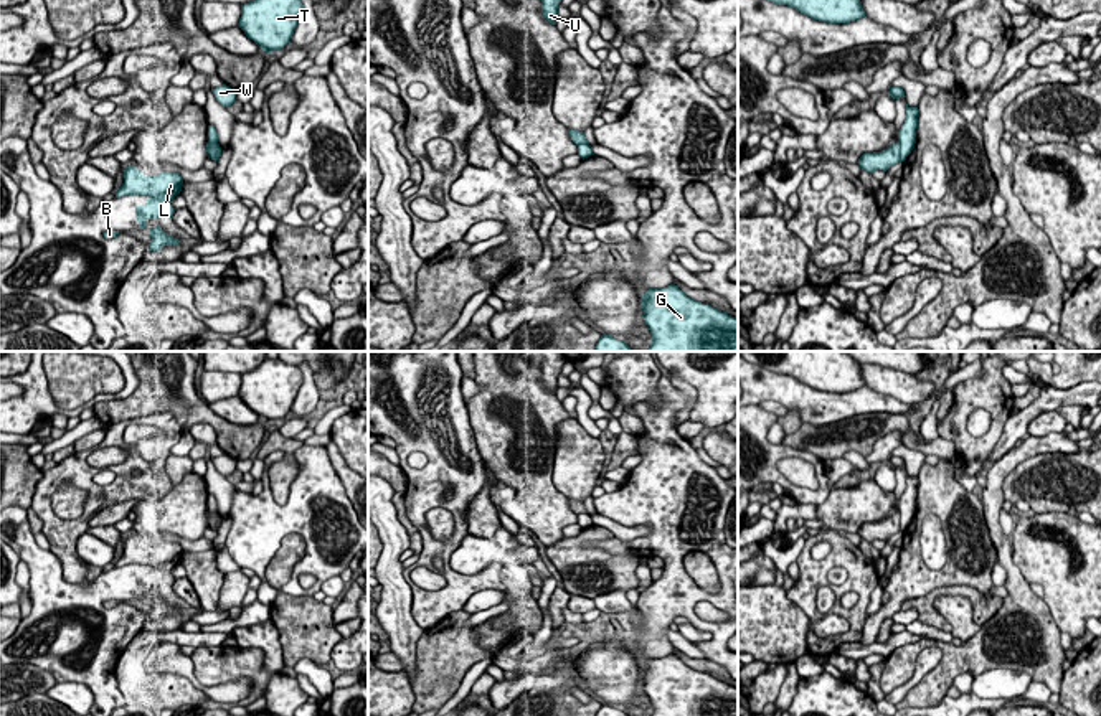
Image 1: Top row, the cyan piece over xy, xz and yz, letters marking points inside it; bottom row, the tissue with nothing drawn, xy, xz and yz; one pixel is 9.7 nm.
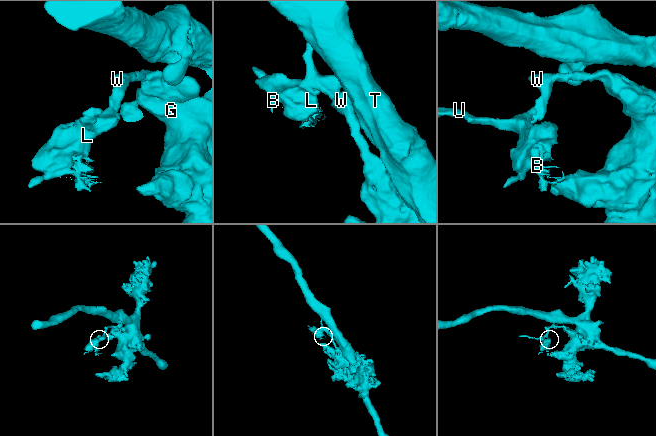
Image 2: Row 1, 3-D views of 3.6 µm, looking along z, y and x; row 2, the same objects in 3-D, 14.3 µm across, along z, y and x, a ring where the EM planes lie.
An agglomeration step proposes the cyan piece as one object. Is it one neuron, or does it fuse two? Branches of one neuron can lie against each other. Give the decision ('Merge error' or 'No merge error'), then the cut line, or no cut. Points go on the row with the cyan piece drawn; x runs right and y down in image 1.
Merge error. Split along yz (898, 141), (902, 160)

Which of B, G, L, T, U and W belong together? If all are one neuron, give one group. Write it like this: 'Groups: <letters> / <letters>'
Groups: B L U / G T W

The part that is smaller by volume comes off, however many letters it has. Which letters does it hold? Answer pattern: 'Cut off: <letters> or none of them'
Cut off: B, L, U

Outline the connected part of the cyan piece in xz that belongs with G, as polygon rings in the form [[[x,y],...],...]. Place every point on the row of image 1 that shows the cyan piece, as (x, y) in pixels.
[[[675,284],[640,297],[652,345],[644,351],[738,351],[738,318],[687,297]]]

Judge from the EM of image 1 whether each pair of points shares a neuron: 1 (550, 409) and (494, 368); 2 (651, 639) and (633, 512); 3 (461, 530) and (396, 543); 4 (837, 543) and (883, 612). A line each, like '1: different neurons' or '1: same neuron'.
1: same neuron
2: same neuron
3: different neurons
4: different neurons

